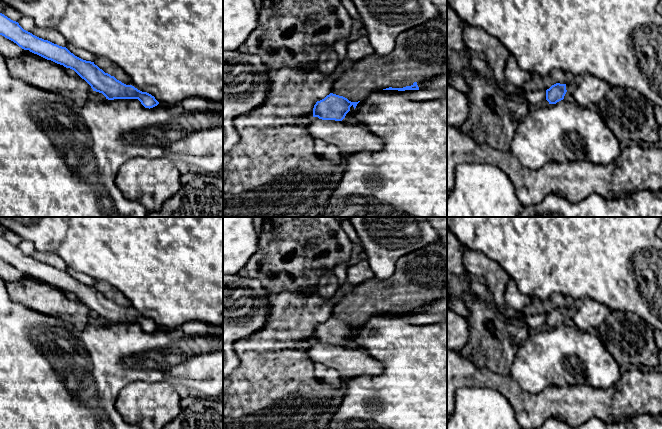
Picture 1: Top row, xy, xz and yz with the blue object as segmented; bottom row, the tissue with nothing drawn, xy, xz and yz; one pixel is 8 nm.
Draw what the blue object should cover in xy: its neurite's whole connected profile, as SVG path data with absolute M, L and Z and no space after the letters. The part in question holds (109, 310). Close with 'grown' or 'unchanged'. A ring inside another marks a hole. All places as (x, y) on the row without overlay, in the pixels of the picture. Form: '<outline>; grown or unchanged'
M0 237L0 259L13 265L24 274L29 274L47 284L74 294L91 310L93 315L102 317L108 324L138 323L145 332L149 333L159 328L151 318L122 307L114 300L105 297L94 286L75 280L66 271L33 259L24 254L18 246L2 237Z; unchanged

